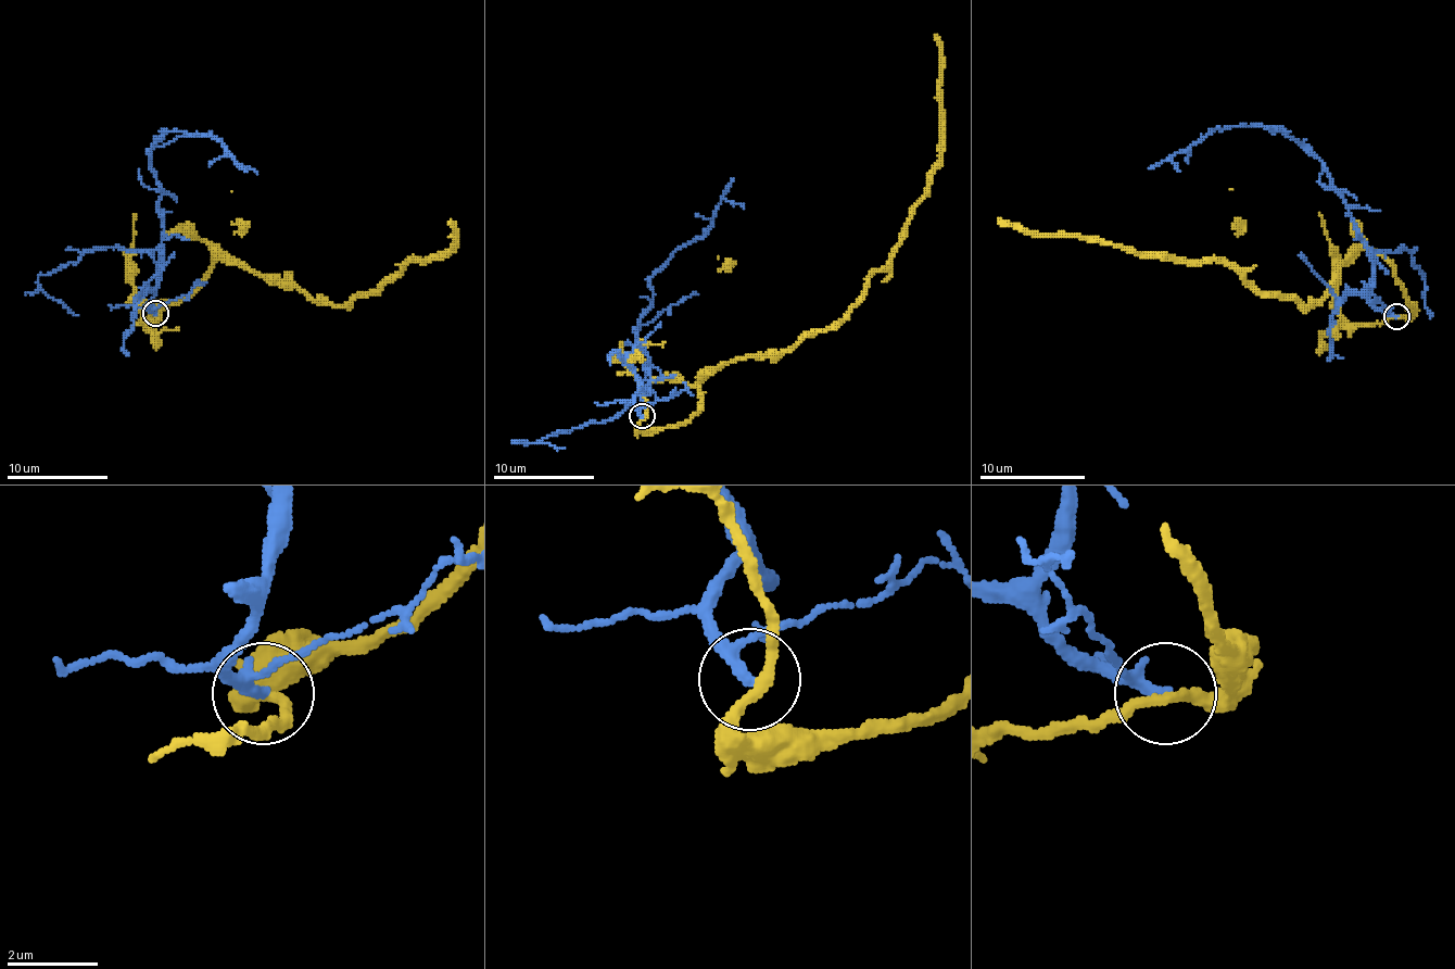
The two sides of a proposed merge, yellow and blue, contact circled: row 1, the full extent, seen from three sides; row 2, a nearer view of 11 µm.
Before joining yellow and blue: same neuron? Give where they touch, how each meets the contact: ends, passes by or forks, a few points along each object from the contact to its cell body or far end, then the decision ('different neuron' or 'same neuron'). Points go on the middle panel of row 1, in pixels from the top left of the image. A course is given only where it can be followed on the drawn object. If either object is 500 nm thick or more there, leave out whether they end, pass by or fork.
(642, 416) | yellow passes by | blue passes by | yellow via (643, 415), (643, 428), (683, 425), (723, 365), (779, 357), (832, 329), (887, 264), (939, 158), (937, 35) | blue via (643, 415), (635, 400), (650, 382), (637, 319), (653, 302), (650, 276), (710, 226), (723, 199), (743, 209) | different neuron

